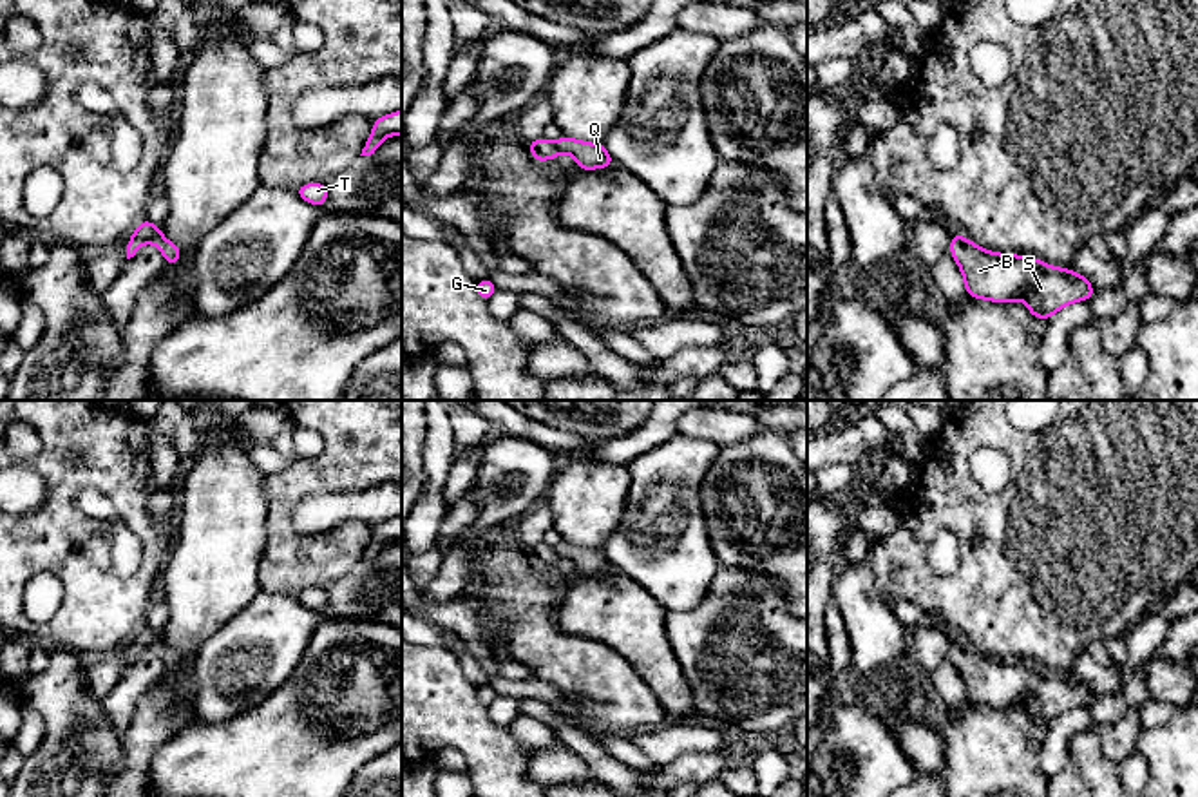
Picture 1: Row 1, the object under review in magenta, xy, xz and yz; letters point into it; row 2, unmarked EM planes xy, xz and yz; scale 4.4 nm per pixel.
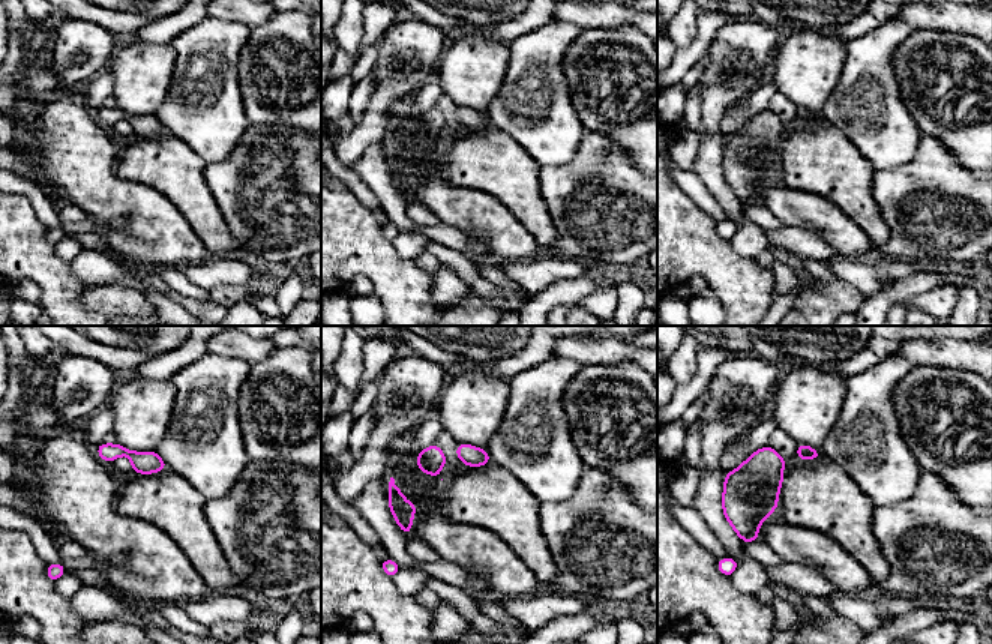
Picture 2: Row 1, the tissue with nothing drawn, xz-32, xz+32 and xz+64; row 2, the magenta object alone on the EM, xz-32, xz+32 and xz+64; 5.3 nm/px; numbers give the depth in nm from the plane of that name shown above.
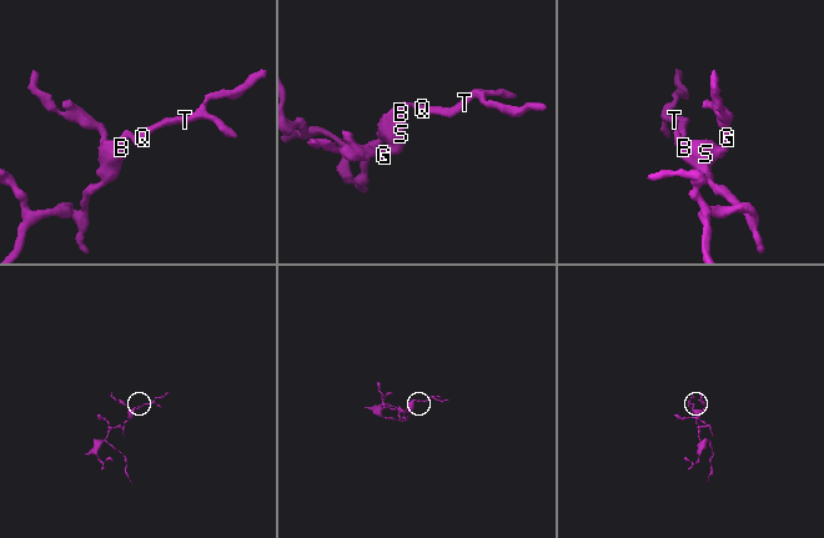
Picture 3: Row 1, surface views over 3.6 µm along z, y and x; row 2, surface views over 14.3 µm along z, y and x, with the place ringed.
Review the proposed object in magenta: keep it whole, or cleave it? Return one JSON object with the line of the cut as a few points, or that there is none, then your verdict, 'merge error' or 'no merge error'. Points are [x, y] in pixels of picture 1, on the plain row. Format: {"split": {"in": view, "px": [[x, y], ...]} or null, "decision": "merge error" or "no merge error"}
{"split": null, "decision": "no merge error"}

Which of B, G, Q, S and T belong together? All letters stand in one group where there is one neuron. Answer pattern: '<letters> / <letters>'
B G Q S T

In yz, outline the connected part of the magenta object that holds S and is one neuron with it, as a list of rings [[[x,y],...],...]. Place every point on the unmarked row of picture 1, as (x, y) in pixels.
[[[952,639],[950,659],[961,674],[968,703],[1024,706],[1035,725],[1050,726],[1055,717],[1077,706],[1089,706],[1095,699],[1091,688],[1075,676],[1028,661],[988,658],[961,639]]]

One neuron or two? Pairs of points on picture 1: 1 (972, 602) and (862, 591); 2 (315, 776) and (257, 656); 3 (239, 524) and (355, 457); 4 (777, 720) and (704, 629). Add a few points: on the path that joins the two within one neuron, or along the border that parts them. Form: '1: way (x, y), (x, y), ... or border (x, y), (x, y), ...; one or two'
1: border (867, 556), (874, 585), (889, 605); two
2: border (301, 658), (295, 669), (274, 691), (237, 714); two
3: border (263, 475), (263, 493), (266, 499), (265, 549); two
4: way (770, 698), (726, 651); one

